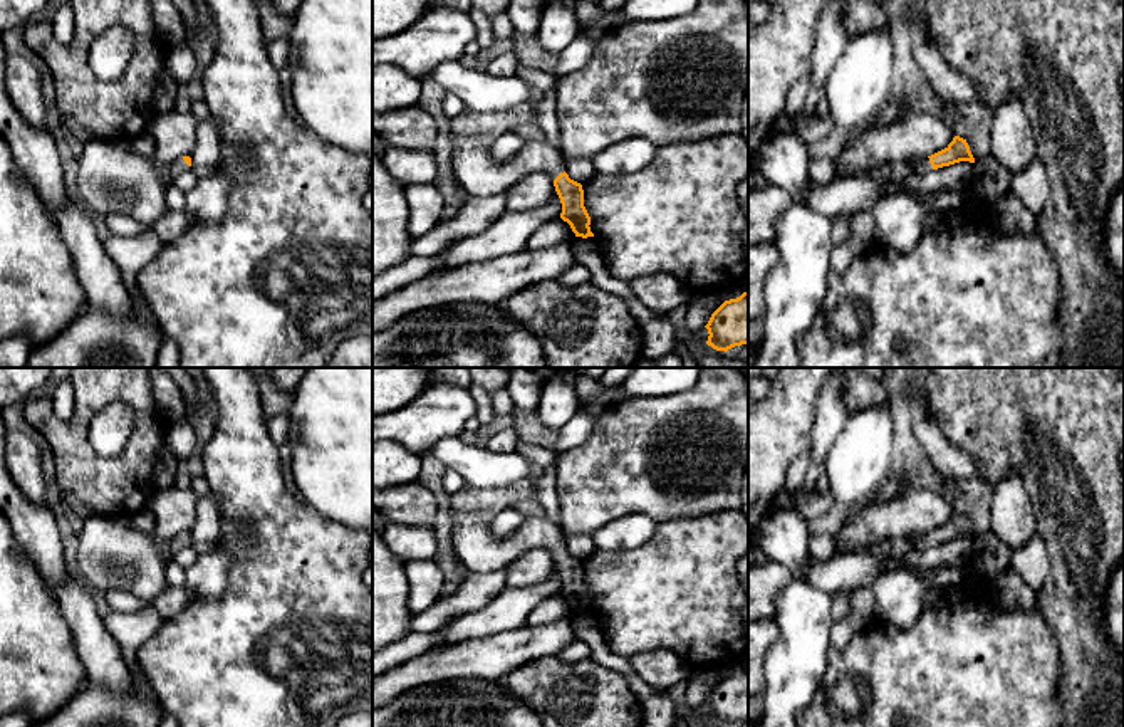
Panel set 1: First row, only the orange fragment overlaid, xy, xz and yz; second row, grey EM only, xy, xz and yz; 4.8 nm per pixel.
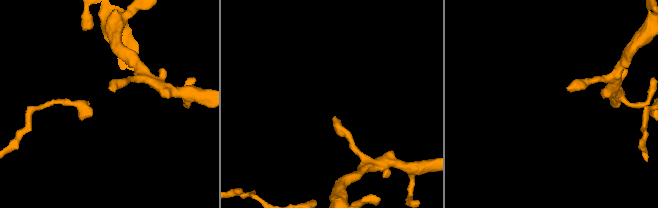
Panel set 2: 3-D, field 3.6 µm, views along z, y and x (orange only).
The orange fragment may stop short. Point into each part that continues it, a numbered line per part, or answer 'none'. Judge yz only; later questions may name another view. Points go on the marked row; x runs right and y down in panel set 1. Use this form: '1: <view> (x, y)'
1: yz (918, 165)

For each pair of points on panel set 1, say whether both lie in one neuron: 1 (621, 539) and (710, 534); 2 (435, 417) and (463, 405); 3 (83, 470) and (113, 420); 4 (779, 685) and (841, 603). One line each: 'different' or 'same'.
1: different
2: same
3: different
4: different

